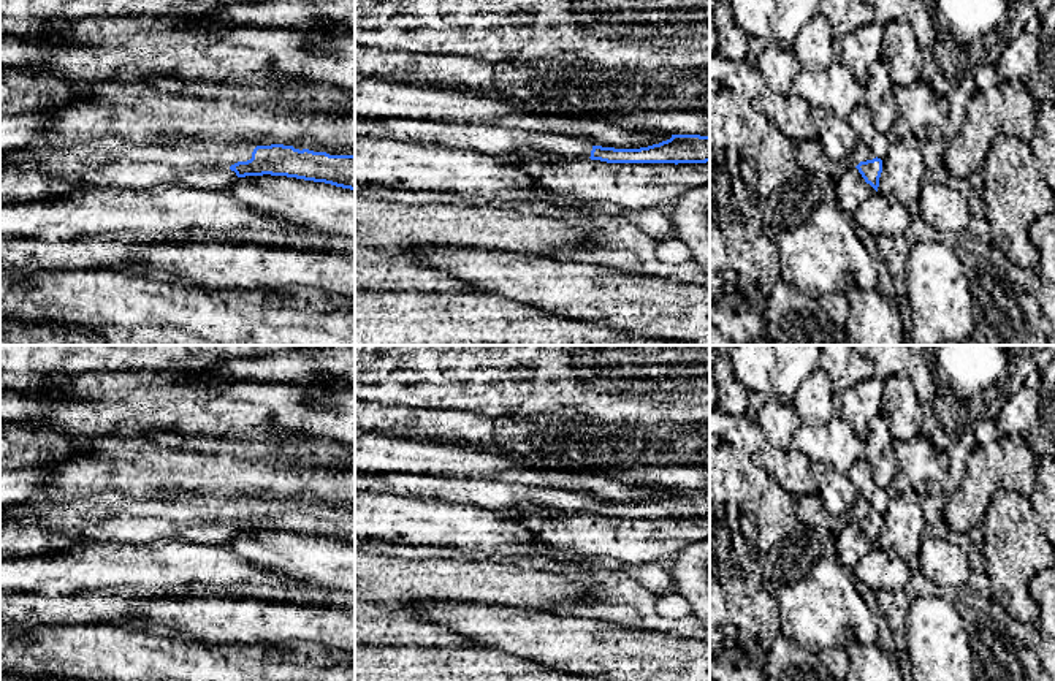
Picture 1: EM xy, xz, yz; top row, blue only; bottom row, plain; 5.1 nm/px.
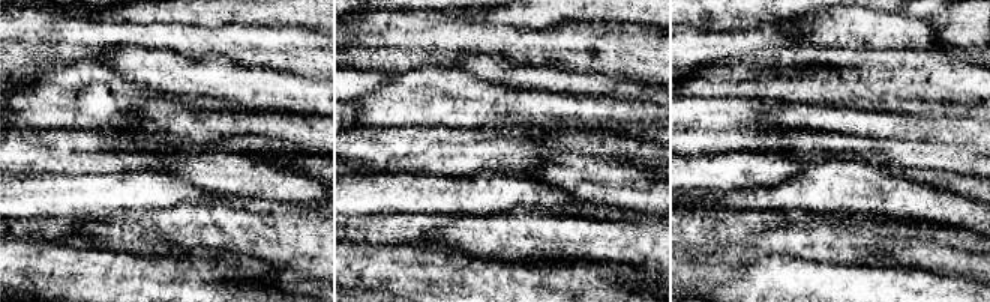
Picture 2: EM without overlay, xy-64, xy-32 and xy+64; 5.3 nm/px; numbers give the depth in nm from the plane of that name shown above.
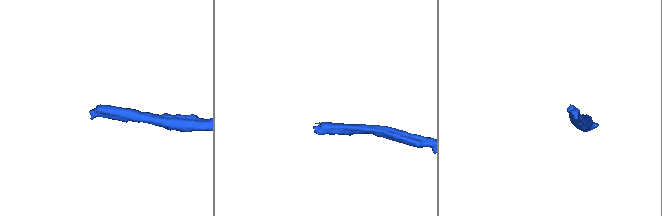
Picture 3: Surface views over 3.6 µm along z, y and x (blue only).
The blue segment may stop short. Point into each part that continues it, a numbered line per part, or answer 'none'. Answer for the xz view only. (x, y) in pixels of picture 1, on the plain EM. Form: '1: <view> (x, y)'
1: xz (493, 494)

